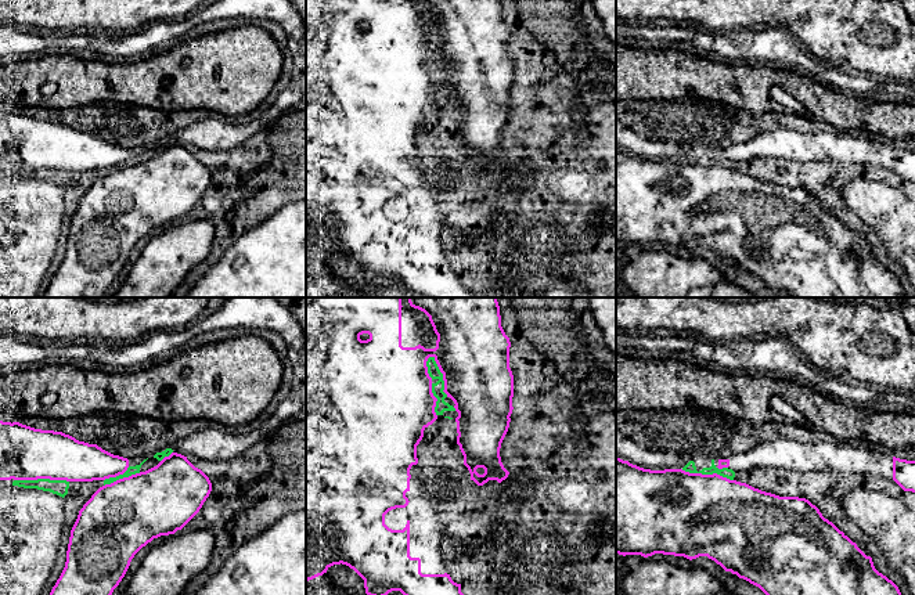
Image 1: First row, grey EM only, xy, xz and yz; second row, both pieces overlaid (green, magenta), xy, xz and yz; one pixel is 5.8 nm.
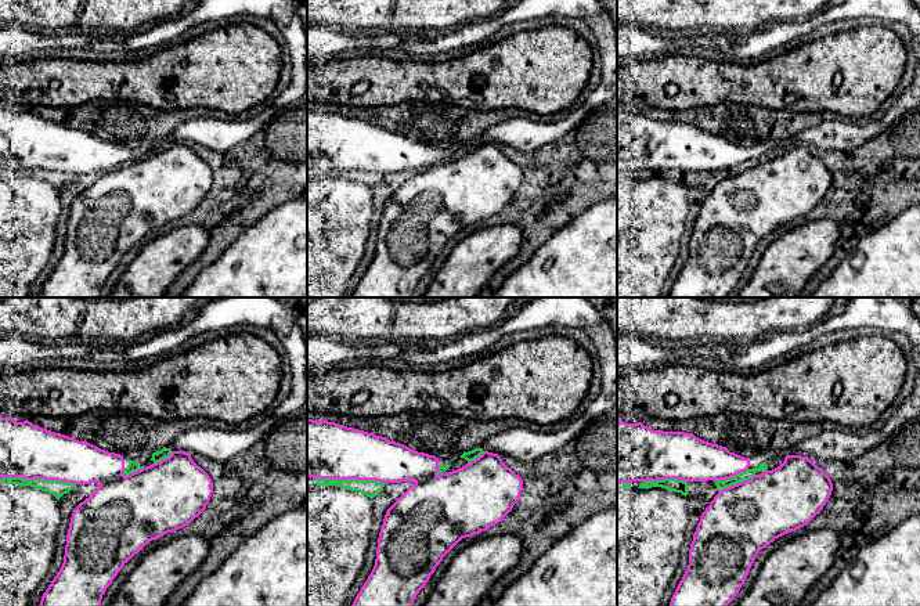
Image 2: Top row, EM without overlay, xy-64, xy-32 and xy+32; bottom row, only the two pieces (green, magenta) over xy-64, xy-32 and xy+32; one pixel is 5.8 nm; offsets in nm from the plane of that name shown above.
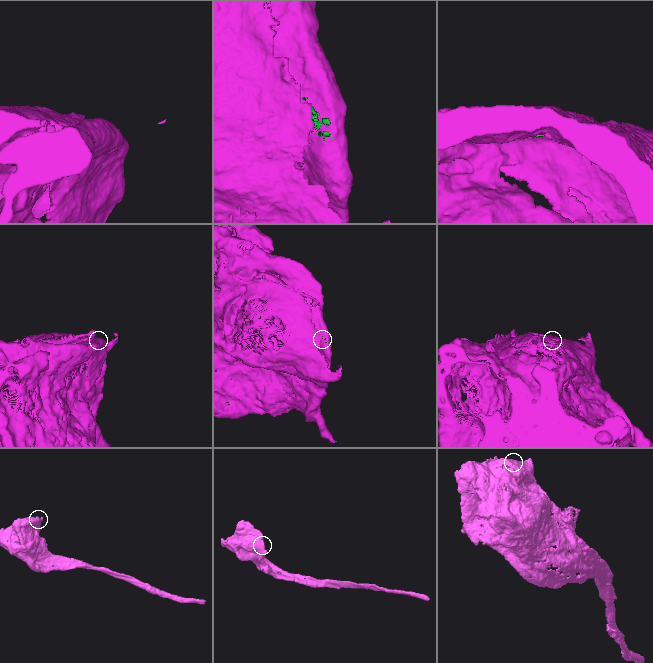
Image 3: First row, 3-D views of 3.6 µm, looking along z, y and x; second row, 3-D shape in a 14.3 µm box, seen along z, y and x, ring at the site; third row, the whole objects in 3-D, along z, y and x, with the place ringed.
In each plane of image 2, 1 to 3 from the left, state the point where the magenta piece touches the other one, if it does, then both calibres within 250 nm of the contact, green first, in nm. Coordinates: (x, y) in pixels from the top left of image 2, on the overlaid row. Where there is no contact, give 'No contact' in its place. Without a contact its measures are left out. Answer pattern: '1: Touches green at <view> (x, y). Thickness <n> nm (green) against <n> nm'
1: Touches green at xy-64 (39, 479). Thickness 90 nm (green) against 320 nm
2: Touches green at xy-32 (350, 479). Thickness 100 nm (green) against 340 nm
3: Touches green at xy+32 (664, 479). Thickness 80 nm (green) against 340 nm

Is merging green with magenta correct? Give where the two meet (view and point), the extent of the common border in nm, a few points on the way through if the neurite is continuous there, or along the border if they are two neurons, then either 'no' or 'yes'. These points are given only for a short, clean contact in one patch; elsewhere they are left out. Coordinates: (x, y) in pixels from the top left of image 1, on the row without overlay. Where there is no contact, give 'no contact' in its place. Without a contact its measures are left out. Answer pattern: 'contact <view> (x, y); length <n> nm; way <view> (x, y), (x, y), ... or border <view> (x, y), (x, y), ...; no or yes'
contact xz (442, 65); length 260 nm; yes

